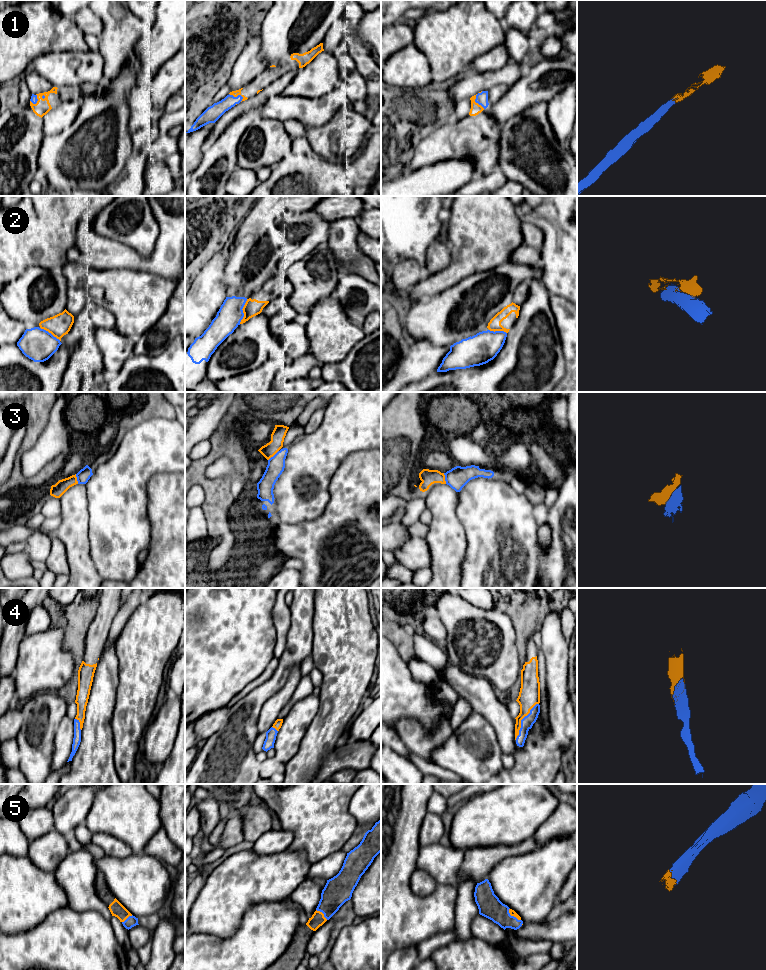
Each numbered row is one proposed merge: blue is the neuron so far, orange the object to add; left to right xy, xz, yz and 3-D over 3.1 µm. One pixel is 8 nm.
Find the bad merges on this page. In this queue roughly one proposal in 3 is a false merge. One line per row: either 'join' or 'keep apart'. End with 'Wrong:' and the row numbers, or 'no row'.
1: join
2: keep apart
3: keep apart
4: join
5: join
Wrong: 2, 3

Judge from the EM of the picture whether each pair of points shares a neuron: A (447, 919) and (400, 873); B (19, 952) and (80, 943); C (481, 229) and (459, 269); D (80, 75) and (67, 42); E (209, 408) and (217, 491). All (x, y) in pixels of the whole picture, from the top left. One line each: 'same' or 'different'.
A: same
B: same
C: same
D: different
E: different

